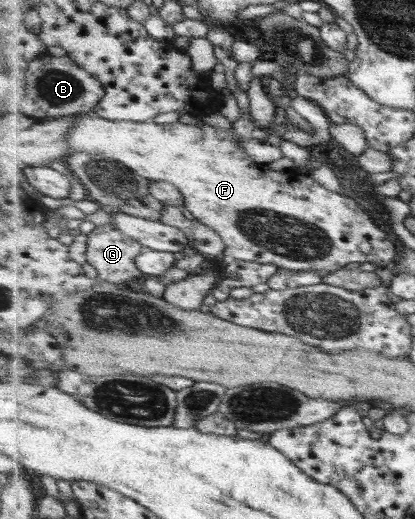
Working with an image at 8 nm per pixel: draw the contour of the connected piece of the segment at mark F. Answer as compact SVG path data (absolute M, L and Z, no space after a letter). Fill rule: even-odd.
M86 113L80 115L74 115L77 122L74 123L74 129L68 133L68 142L71 147L71 152L74 153L86 153L86 154L103 154L104 156L110 157L123 165L126 165L132 172L149 178L151 181L166 181L175 184L180 192L184 195L185 204L187 210L194 216L194 218L201 220L206 223L206 226L213 228L225 242L226 250L223 256L226 259L236 260L248 260L249 262L258 262L261 264L274 264L280 269L288 269L290 271L326 271L329 274L334 273L338 270L348 268L350 266L357 266L362 263L372 263L381 268L386 268L388 265L393 263L392 260L396 258L398 250L396 250L396 244L388 238L388 234L376 226L376 222L364 212L362 207L354 201L351 197L346 195L340 195L336 192L326 190L324 186L320 186L318 182L315 182L309 175L298 173L298 172L278 172L278 170L272 170L267 164L262 165L262 172L260 172L260 164L257 163L248 153L244 150L241 145L241 139L234 133L232 129L224 131L222 128L194 124L182 124L182 122L175 121L171 124L156 124L152 121L146 122L134 122L130 120L108 120L102 118L96 114ZM362 244L371 244L371 248L374 252L362 252L360 246Z

